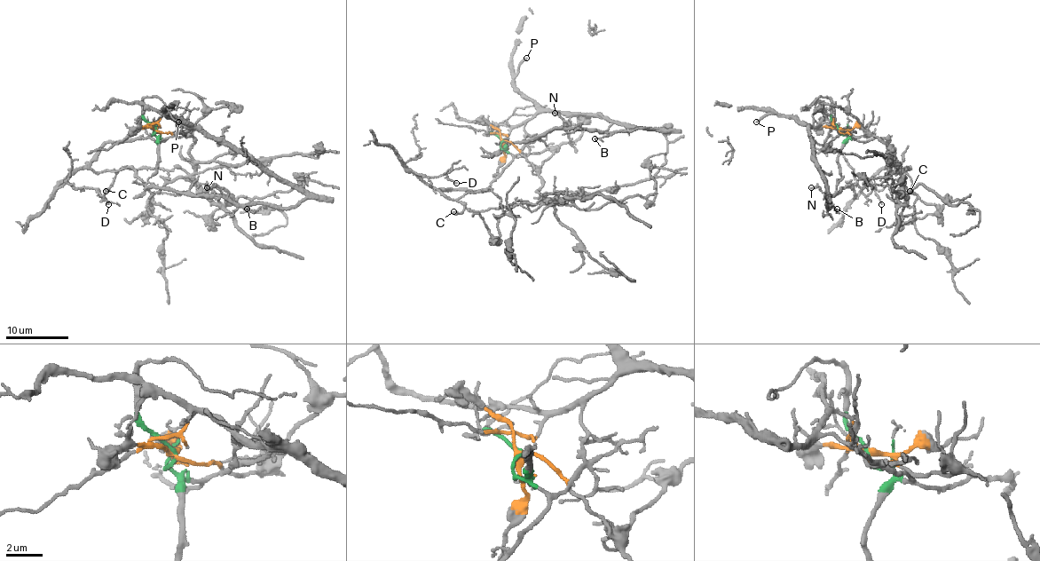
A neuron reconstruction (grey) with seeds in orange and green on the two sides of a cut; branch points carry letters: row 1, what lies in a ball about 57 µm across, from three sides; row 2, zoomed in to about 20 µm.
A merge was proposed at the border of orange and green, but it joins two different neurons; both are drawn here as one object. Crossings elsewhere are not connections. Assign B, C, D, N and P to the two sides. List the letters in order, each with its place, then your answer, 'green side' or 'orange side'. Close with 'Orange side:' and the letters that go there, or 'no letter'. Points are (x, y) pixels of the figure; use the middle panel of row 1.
B: at (594, 138); orange side
C: at (453, 211); green side
D: at (456, 183); green side
N: at (555, 113); orange side
P: at (526, 58); orange side
Orange side: B, N, P

